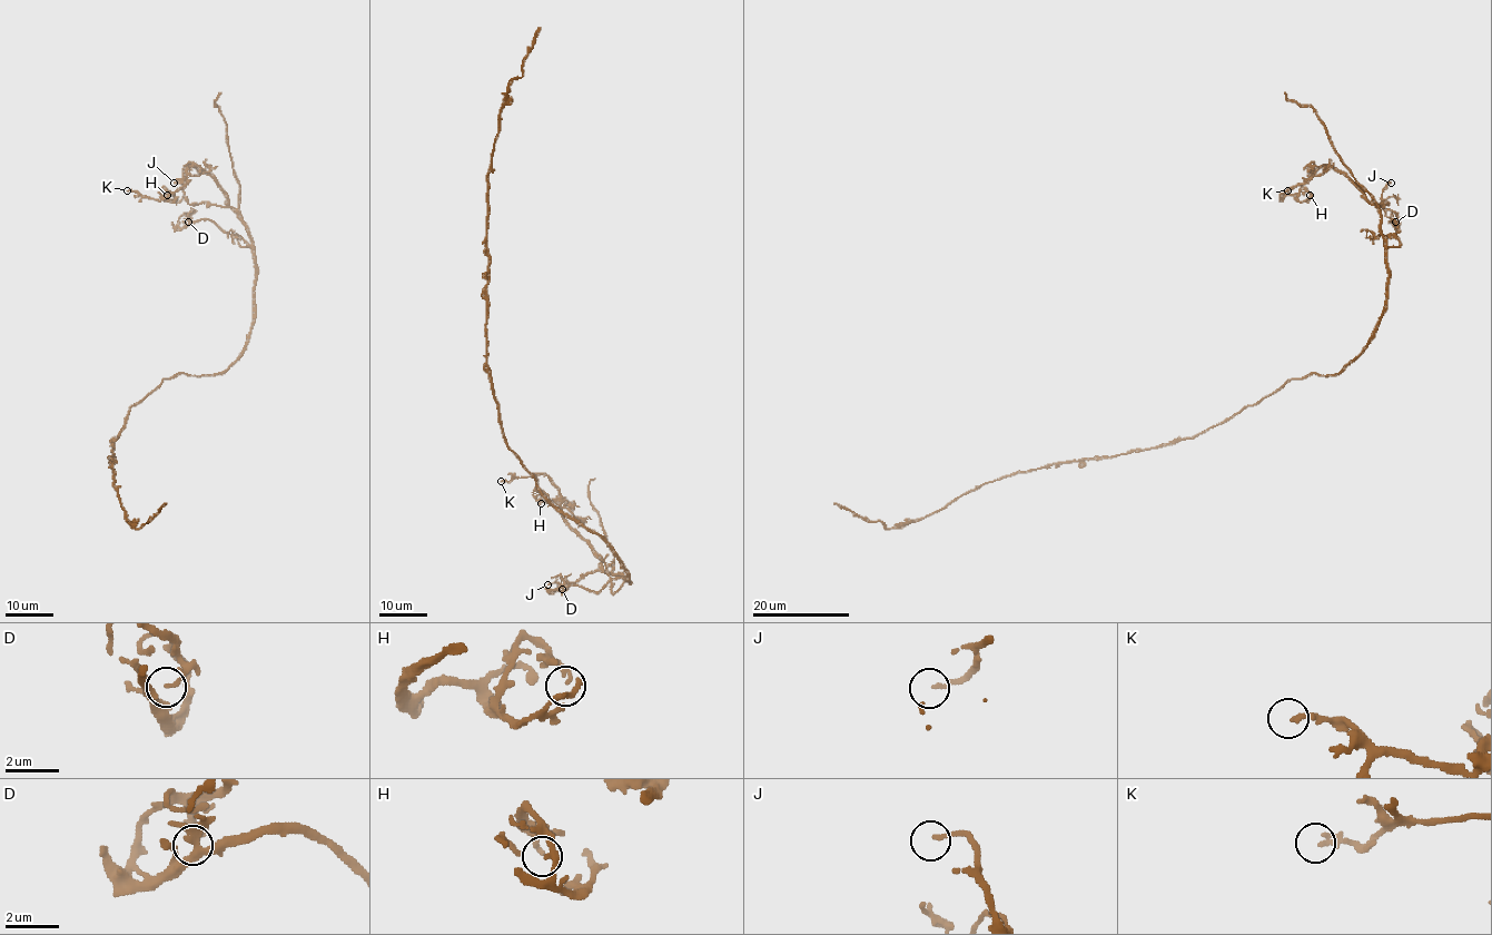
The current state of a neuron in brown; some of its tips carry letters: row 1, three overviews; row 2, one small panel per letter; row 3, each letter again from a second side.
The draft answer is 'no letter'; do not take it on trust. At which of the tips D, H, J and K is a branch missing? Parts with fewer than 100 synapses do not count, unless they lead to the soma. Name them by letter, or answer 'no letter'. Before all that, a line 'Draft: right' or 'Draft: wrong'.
Draft: right
no letter

